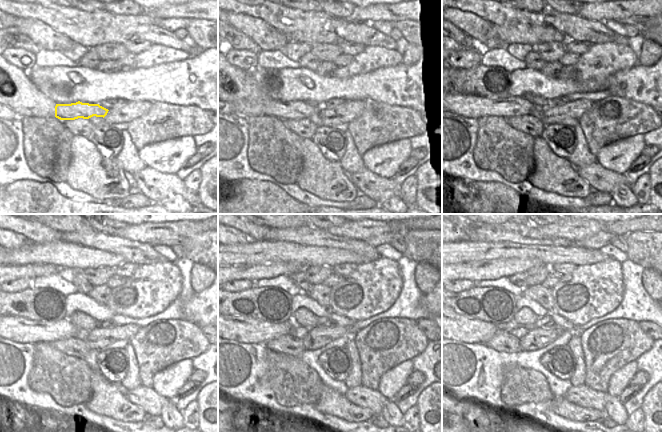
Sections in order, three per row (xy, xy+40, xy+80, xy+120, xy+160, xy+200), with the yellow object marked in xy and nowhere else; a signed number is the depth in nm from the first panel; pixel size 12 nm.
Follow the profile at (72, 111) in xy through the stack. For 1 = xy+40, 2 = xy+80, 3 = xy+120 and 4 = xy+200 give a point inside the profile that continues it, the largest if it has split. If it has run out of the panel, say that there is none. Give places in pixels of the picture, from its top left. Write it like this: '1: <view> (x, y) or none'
1: xy+40 (294, 110)
2: xy+80 (470, 106)
3: xy+120 (18, 329)
4: xy+200 (462, 328)

